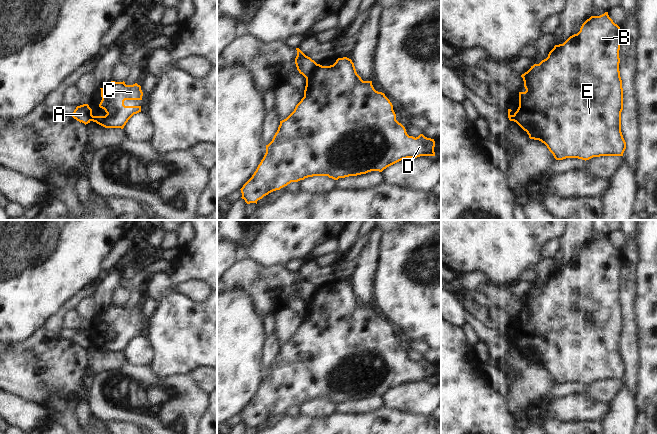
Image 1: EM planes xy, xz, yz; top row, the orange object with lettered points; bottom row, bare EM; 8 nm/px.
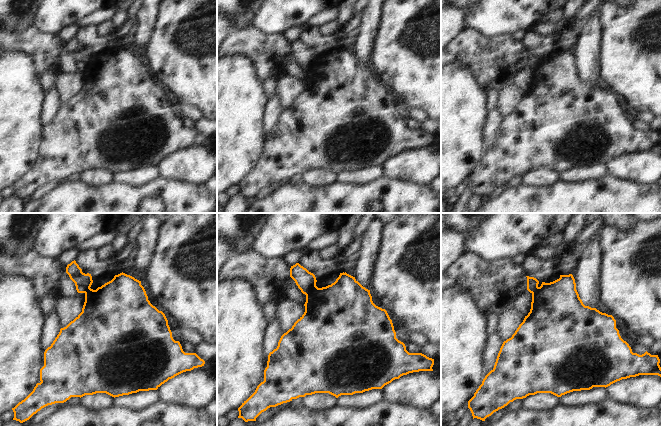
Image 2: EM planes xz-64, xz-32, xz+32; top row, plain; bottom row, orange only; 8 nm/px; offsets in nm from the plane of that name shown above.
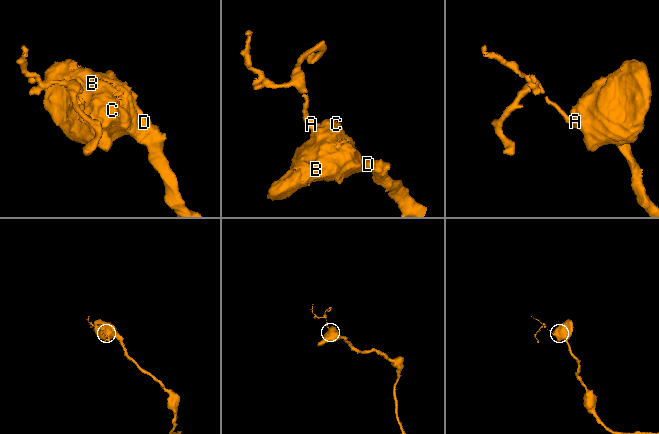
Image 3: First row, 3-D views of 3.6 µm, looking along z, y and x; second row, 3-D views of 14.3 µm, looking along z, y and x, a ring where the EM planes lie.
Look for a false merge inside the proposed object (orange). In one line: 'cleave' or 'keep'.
cleave

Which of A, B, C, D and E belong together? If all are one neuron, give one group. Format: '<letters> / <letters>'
A / B C D E

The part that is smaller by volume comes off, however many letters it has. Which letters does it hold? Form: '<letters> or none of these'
A

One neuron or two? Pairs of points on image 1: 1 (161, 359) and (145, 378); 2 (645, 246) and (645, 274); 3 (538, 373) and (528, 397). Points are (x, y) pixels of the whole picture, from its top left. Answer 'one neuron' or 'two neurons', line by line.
1: two neurons
2: one neuron
3: one neuron

